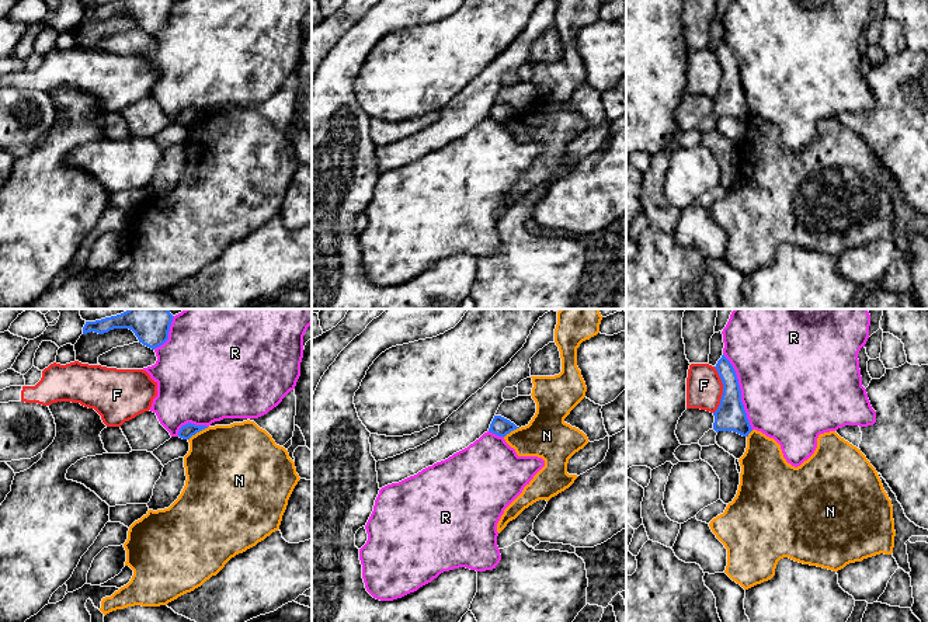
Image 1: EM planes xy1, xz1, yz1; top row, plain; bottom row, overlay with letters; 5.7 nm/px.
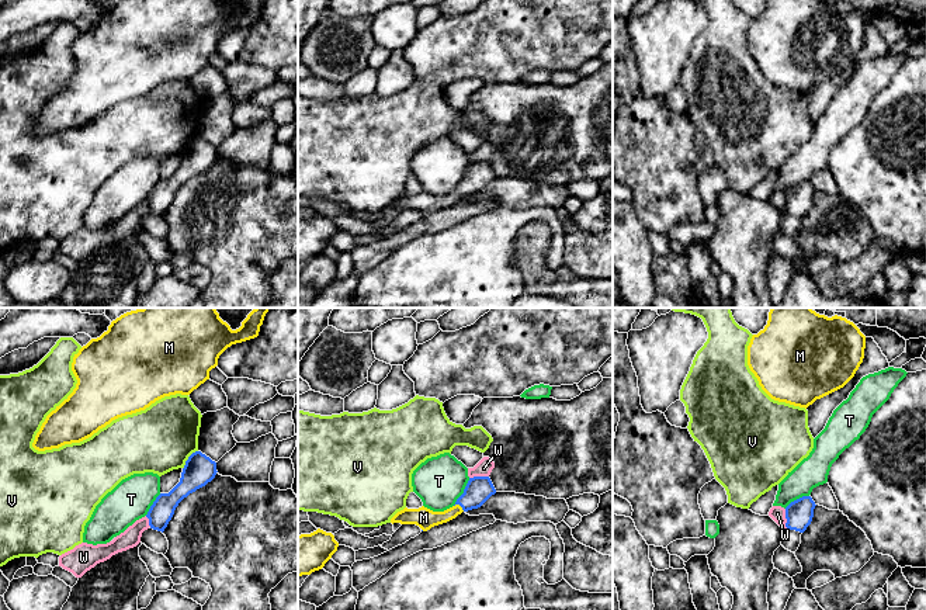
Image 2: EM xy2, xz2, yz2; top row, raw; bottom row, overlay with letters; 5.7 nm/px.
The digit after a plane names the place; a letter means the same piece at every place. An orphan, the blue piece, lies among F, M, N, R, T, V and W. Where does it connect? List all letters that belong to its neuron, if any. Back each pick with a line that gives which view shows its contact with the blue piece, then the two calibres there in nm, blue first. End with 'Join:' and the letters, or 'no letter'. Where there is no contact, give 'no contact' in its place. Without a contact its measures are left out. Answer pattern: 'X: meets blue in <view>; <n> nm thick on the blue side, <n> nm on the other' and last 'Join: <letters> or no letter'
M: meets blue in xz2; 150 nm thick on the blue side, 120 nm on the other
Join: M

